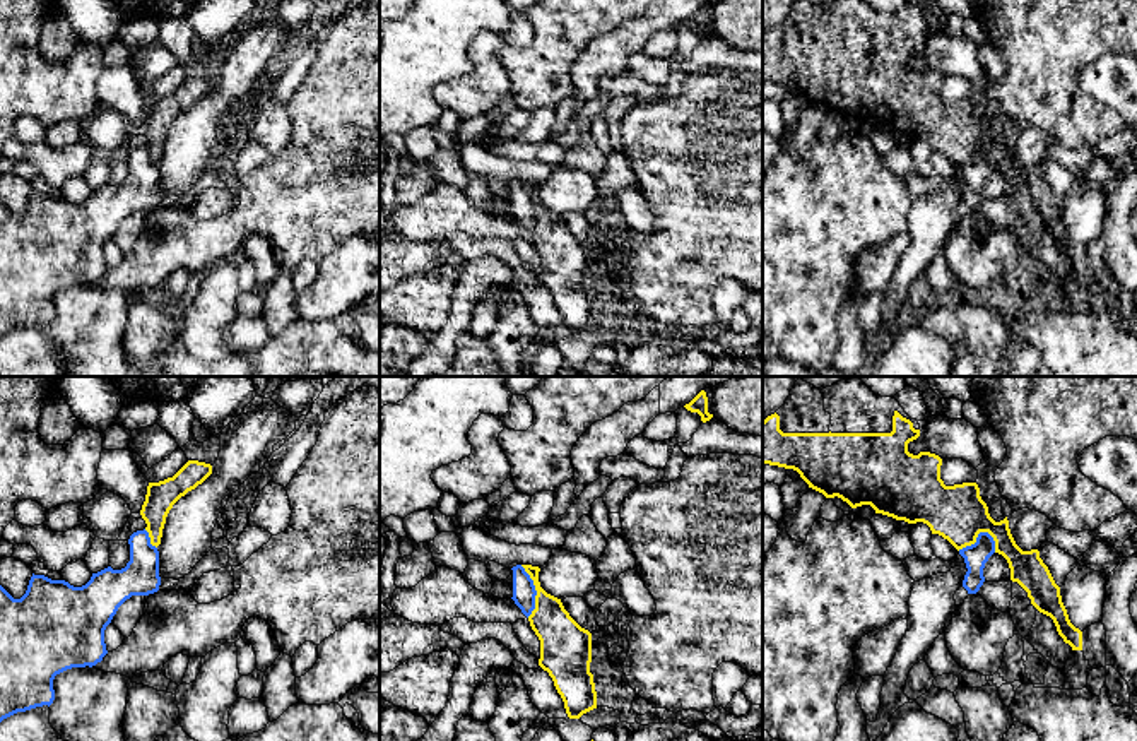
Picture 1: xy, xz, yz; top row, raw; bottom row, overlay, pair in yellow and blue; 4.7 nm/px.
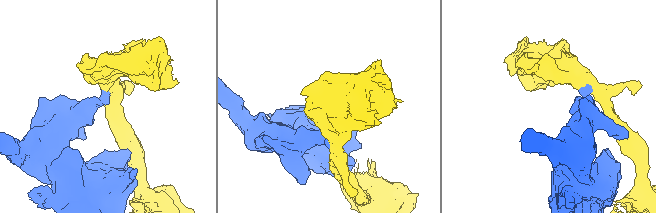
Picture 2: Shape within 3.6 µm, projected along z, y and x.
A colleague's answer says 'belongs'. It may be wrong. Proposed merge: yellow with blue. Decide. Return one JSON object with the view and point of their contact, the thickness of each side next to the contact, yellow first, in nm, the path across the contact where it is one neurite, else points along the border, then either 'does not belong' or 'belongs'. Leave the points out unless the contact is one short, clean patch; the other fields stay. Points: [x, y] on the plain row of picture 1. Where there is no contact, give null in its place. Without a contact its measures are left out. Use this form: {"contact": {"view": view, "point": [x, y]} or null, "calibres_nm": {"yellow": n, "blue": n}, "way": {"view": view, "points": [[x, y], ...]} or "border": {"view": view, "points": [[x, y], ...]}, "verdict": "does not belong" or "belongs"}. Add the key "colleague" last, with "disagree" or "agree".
{"contact": {"view": "yz", "point": [977, 153]}, "calibres_nm": {"yellow": 260, "blue": 110}, "border": {"view": "yz", "points": [[995, 158], [987, 149], [980, 149], [973, 160], [958, 166]]}, "verdict": "does not belong", "colleague": "disagree"}

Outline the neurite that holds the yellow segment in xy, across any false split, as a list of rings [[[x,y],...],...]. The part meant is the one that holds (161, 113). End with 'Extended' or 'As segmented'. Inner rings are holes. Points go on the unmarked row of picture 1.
[[[188,77],[173,94],[159,99],[149,99],[140,132],[145,137],[150,161],[159,163],[166,133],[173,122],[195,106],[212,91],[212,82],[198,77]]]. As segmented

